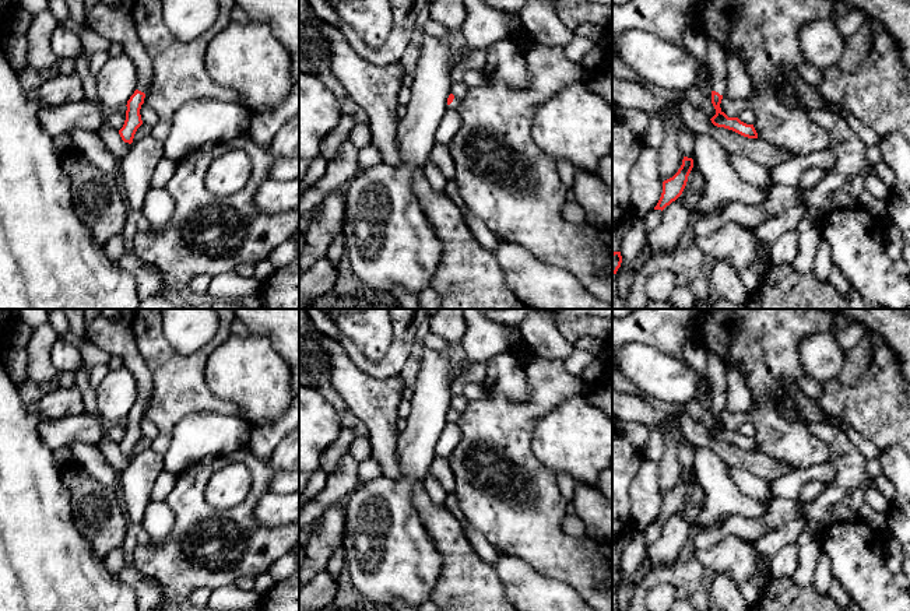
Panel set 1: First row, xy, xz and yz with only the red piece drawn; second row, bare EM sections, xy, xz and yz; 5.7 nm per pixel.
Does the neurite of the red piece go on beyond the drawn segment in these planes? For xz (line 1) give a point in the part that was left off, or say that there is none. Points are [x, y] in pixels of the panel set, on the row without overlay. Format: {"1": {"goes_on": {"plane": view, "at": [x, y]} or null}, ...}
{"1": {"goes_on": {"plane": "xz", "at": [456, 415]}}}

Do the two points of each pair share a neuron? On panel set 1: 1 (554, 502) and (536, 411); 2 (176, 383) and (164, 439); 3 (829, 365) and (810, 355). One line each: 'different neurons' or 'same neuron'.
1: same neuron
2: different neurons
3: same neuron

